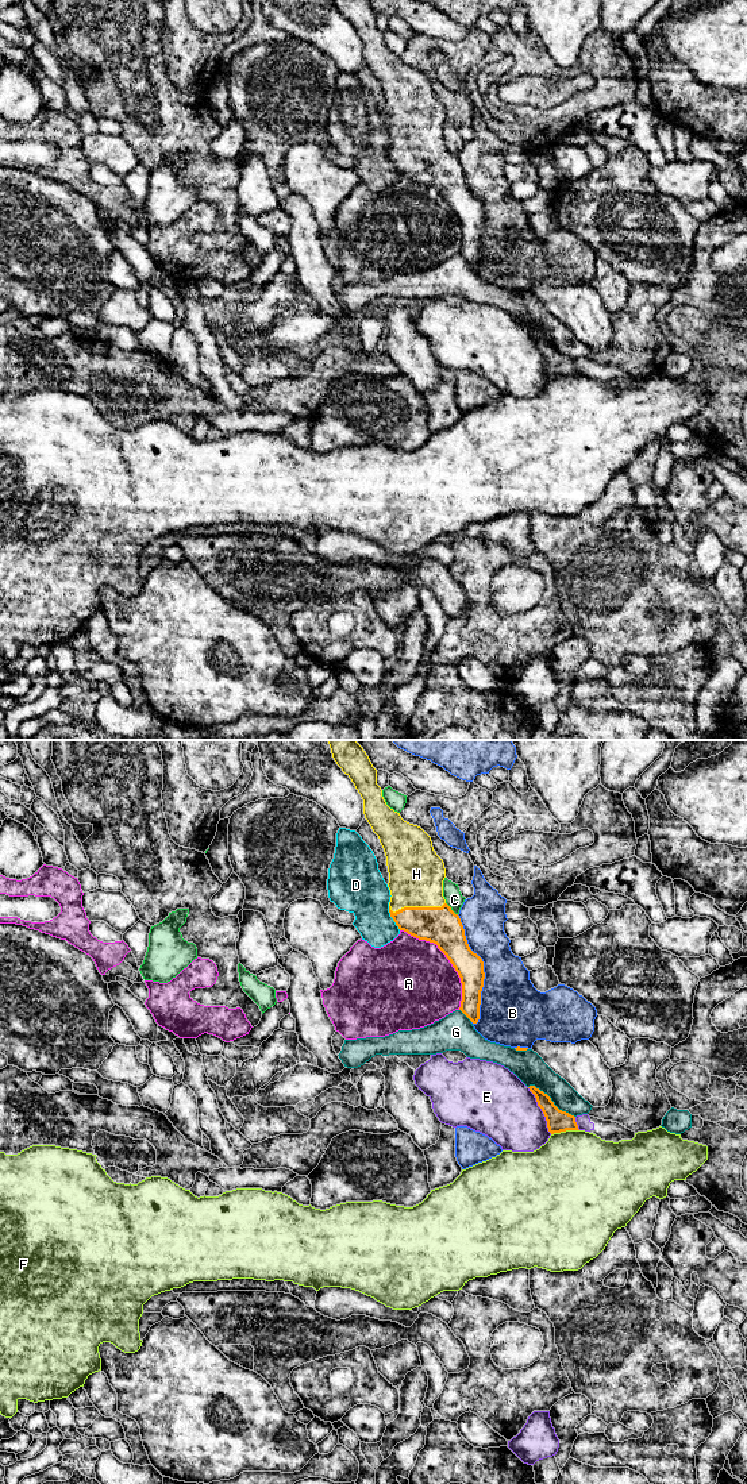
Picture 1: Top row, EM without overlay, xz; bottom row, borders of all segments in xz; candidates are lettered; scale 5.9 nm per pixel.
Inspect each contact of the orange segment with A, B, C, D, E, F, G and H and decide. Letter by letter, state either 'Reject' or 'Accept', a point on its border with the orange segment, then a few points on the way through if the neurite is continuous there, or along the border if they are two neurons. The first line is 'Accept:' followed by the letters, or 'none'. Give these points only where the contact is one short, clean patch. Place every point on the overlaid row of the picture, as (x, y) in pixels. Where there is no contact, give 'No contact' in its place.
Accept: H
A: Reject. Touches orange at xz (447, 958)
B: Reject. Touches orange at xz (482, 970)
C: Reject. Touches orange at xz (450, 909). Boundary: xz (446, 902), (457, 914)
D: Reject. Touches orange at xz (392, 917)
E: Reject. Touches orange at xz (542, 1110)
F: Reject. Touches orange at xz (565, 1130)
G: Reject. Touches orange at xz (551, 1101)
H: Accept. Touches orange at xz (416, 908). Path across: xz (441, 925), (416, 908), (416, 874)

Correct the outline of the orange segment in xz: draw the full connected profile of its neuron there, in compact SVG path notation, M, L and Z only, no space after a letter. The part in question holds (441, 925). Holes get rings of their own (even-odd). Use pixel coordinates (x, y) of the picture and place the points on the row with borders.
M328 740L336 764L351 779L363 799L363 814L373 832L378 836L386 856L390 890L389 913L400 930L434 943L446 955L462 983L459 1010L473 1022L480 1019L481 991L484 987L484 961L474 953L466 940L465 929L458 914L446 903L443 880L446 868L436 855L431 837L417 825L404 821L400 813L390 809L382 790L377 785L377 770L355 740Z

